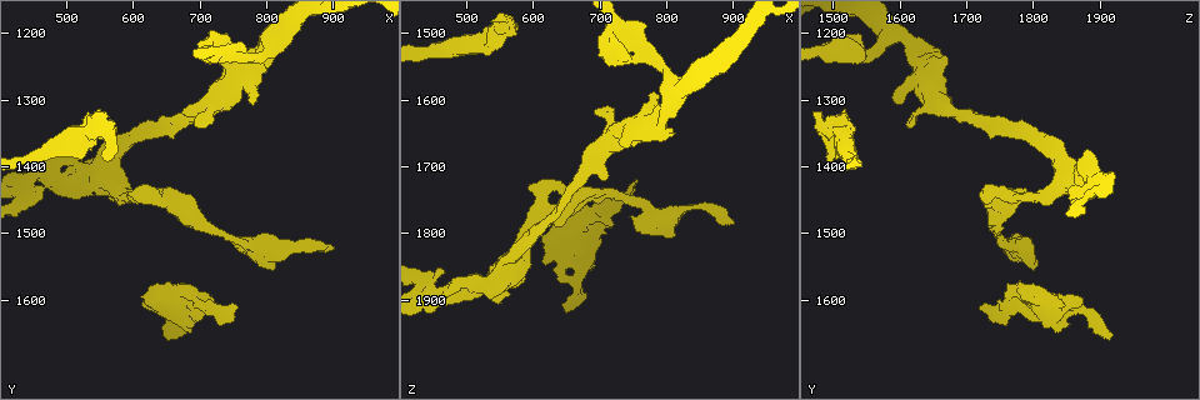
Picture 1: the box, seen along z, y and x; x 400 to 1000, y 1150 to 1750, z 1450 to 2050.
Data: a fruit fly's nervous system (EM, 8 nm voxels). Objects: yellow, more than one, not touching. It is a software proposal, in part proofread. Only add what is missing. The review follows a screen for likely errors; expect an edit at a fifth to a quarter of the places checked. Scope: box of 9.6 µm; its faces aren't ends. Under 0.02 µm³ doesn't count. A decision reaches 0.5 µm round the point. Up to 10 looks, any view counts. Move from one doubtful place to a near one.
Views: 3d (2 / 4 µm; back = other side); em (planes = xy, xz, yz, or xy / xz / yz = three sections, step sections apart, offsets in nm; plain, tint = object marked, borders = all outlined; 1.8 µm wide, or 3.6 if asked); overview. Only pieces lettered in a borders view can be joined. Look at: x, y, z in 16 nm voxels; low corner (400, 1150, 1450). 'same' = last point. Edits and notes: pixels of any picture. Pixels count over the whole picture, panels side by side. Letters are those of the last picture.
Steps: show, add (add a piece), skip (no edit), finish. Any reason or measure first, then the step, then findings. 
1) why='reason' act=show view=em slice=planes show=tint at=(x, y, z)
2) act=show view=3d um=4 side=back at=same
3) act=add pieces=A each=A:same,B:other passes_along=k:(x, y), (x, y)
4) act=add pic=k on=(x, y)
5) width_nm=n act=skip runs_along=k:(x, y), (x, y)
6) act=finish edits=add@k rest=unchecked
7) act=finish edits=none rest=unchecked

why='sudden change in width' act=show view=3d um=4 side=back at=(775, 1520, 1775)

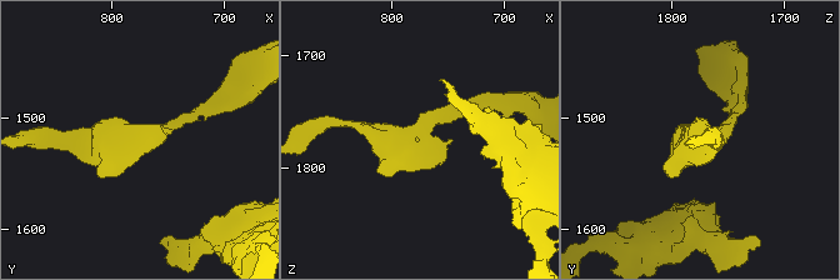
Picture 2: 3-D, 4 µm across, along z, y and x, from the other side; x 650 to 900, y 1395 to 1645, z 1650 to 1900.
act=show view=em slice=planes show=borders at=(780, 1516, 1772)

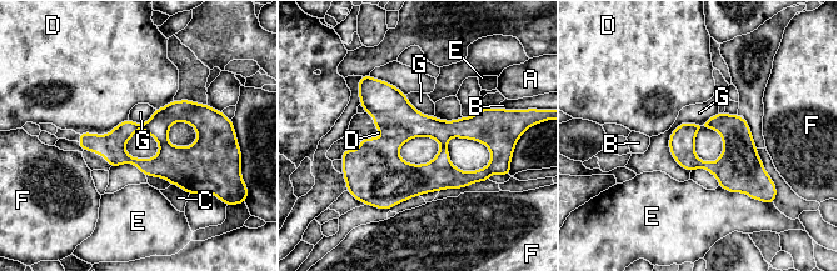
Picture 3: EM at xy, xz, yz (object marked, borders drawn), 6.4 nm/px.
act=skip each=A:other,B:other,C:other,D:other,E:other,F:other,G:other runs_along=3:(487, 111), (443, 140), (422, 179), (379, 204) found='none of them fits'

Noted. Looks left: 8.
why='branch stops here' act=show view=em slice=planes show=borders at=(630, 1435, 1730)

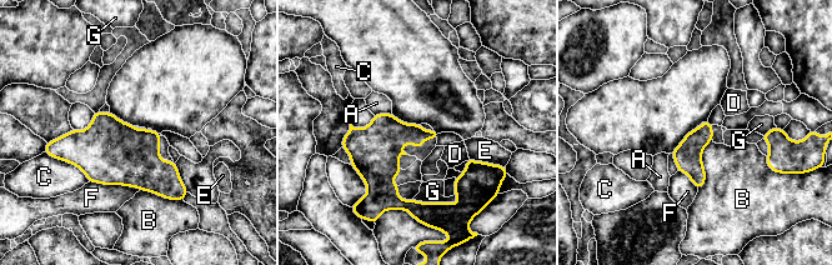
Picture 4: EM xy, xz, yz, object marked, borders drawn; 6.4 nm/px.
width_nm=180 act=skip each=A:other,B:other,C:other,D:other,E:other,F:other,G:other border=4:(712, 140), (698, 189) found='none of them fits'

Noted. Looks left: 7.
why='thick end' act=show view=3d um=4 at=(680, 1595, 1760)

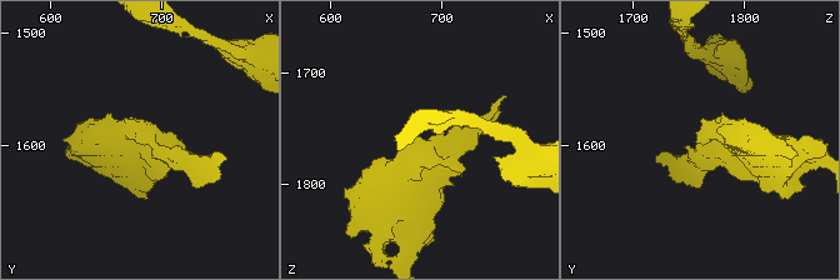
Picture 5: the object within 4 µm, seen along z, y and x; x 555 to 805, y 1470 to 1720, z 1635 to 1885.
act=show view=em slice=planes show=borders at=(680, 1598, 1758)

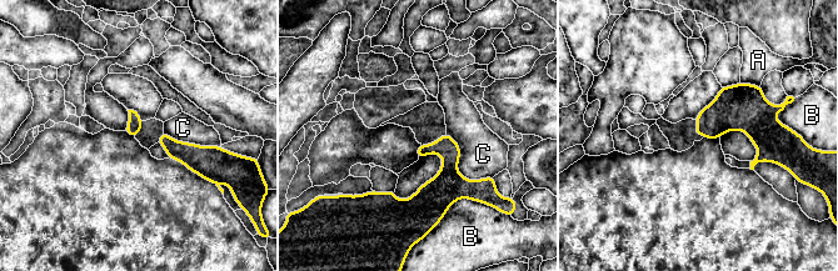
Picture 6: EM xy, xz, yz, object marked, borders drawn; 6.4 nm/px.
act=skip each=A:other,B:other,C:other runs_along=6:(477, 182), (417, 205), (370, 195) found='none of them fits'

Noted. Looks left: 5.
act=show view=3d um=2 at=(655, 1655, 1920)

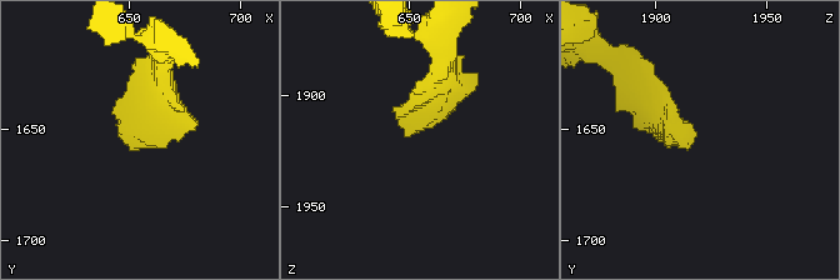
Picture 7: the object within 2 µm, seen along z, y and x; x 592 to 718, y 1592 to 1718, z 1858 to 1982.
act=show view=em slice=planes show=plain at=(654, 1658, 1917)

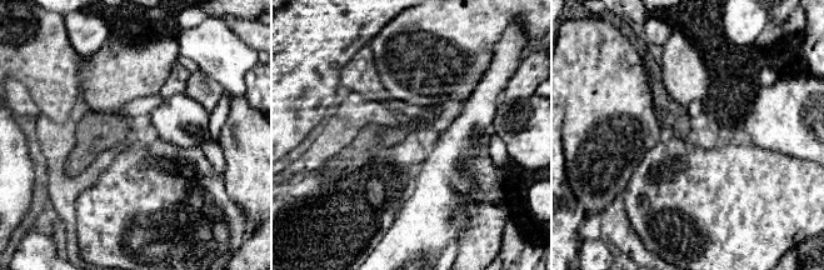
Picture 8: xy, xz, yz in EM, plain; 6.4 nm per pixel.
act=show view=em slice=planes show=borders at=same

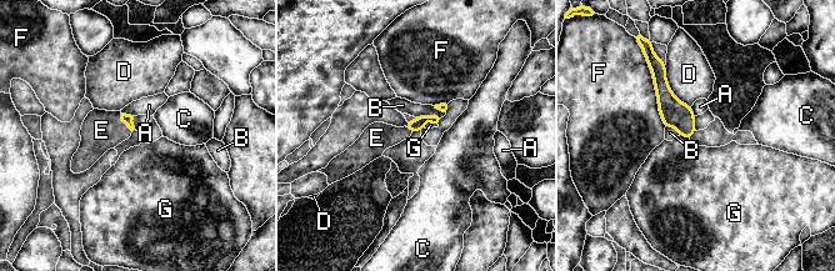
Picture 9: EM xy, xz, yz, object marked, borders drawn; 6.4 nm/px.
longest_contact=F:420nm act=add pieces=E each=A:other,B:other,C:other,D:other,E:same,F:other,G:other passes_along=9:(126, 119), (123, 121), (101, 130) found='it goes on there'

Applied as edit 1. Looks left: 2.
act=finish edits=add@9 rest=unchecked

